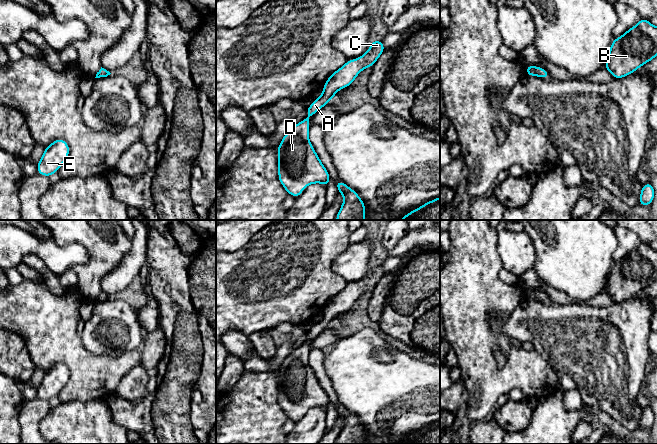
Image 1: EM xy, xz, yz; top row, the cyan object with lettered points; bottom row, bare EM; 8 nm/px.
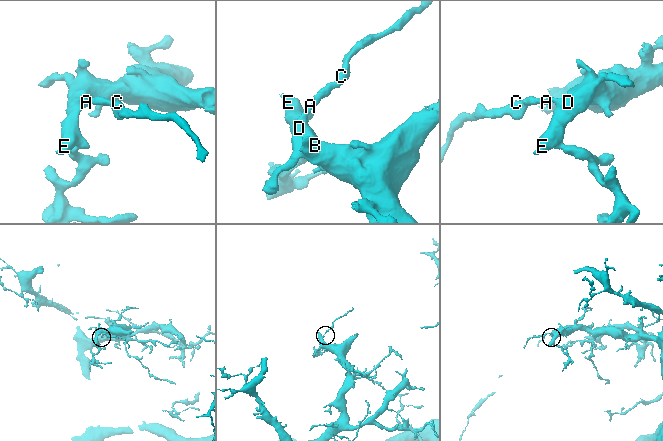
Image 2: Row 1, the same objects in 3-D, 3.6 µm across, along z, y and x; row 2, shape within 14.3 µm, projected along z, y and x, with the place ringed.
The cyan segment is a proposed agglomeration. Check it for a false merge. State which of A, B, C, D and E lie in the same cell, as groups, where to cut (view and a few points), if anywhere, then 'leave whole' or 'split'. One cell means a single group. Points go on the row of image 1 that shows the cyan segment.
A B C D E; no cut; leave whole

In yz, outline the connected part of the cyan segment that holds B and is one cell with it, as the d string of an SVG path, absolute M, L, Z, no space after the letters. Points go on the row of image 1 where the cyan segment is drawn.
M648 19L640 21L619 38L614 38L604 69L621 79L657 56L657 27Z

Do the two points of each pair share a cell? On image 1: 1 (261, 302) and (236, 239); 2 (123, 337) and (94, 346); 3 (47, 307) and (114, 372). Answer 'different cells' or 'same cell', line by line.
1: different cells
2: same cell
3: same cell

